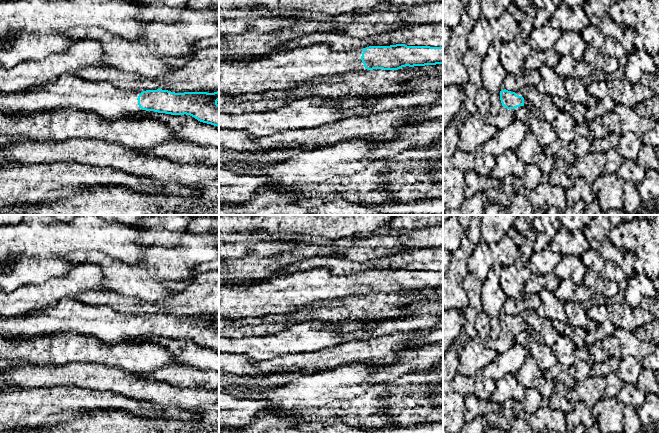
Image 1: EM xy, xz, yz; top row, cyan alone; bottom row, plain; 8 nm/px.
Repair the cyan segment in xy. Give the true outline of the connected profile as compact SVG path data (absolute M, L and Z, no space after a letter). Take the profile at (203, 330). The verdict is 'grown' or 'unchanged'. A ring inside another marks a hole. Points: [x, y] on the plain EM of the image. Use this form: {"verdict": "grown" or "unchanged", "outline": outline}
{"verdict": "grown", "outline": "M72 298L60 299L55 306L19 317L0 317L0 335L53 334L57 331L70 331L83 336L92 336L109 344L132 341L146 335L171 339L190 339L200 346L219 351L219 315L175 317L168 314L146 314L135 316L117 312L106 306L89 306Z"}

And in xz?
{"verdict": "grown", "outline": "M327 268L297 271L285 276L277 276L264 281L219 285L219 317L230 320L260 318L267 314L285 314L305 306L318 306L324 301L333 301L348 296L383 293L398 294L402 291L443 288L443 271L369 270L355 274L337 276Z"}

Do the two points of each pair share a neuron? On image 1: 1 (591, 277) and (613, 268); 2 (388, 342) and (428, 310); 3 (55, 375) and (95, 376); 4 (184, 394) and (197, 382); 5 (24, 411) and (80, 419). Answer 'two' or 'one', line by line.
1: two
2: two
3: one
4: two
5: two

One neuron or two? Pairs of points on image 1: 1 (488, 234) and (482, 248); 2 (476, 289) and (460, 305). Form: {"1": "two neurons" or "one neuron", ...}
{"1": "two neurons", "2": "two neurons"}

